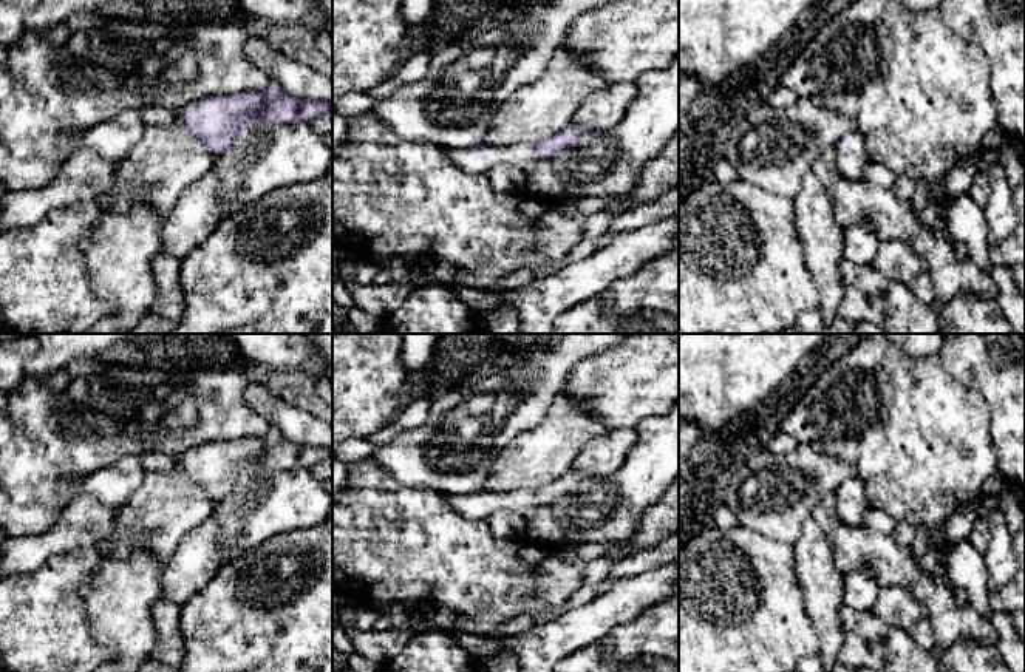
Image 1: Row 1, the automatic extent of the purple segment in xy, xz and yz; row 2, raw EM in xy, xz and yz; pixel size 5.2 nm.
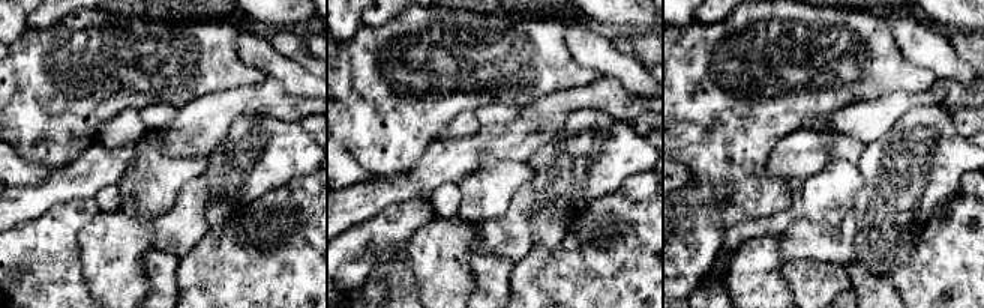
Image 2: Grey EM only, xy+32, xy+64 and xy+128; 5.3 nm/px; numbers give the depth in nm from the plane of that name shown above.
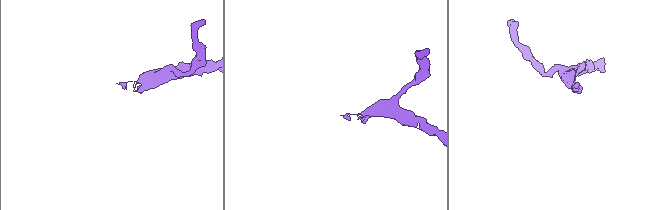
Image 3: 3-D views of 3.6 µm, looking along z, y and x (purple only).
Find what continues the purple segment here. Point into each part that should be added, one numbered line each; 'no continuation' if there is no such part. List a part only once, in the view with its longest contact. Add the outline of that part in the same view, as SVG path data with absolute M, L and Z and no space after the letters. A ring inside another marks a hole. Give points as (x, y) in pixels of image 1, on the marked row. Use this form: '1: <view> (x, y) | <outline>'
1: xz (520, 155) | M530 142L519 145L487 145L481 153L481 158L475 162L470 148L444 148L450 161L461 170L470 175L485 175L493 165L507 162L510 165L519 167L523 170L532 165L532 150Z

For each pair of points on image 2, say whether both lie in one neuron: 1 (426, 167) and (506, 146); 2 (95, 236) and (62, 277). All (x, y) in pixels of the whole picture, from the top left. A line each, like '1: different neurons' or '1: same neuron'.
1: same neuron
2: different neurons

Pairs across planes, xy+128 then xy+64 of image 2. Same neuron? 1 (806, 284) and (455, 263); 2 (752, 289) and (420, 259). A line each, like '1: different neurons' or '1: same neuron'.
1: different neurons
2: same neuron

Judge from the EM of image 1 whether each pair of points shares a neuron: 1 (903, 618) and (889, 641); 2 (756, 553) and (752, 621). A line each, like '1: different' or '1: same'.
1: different
2: same

